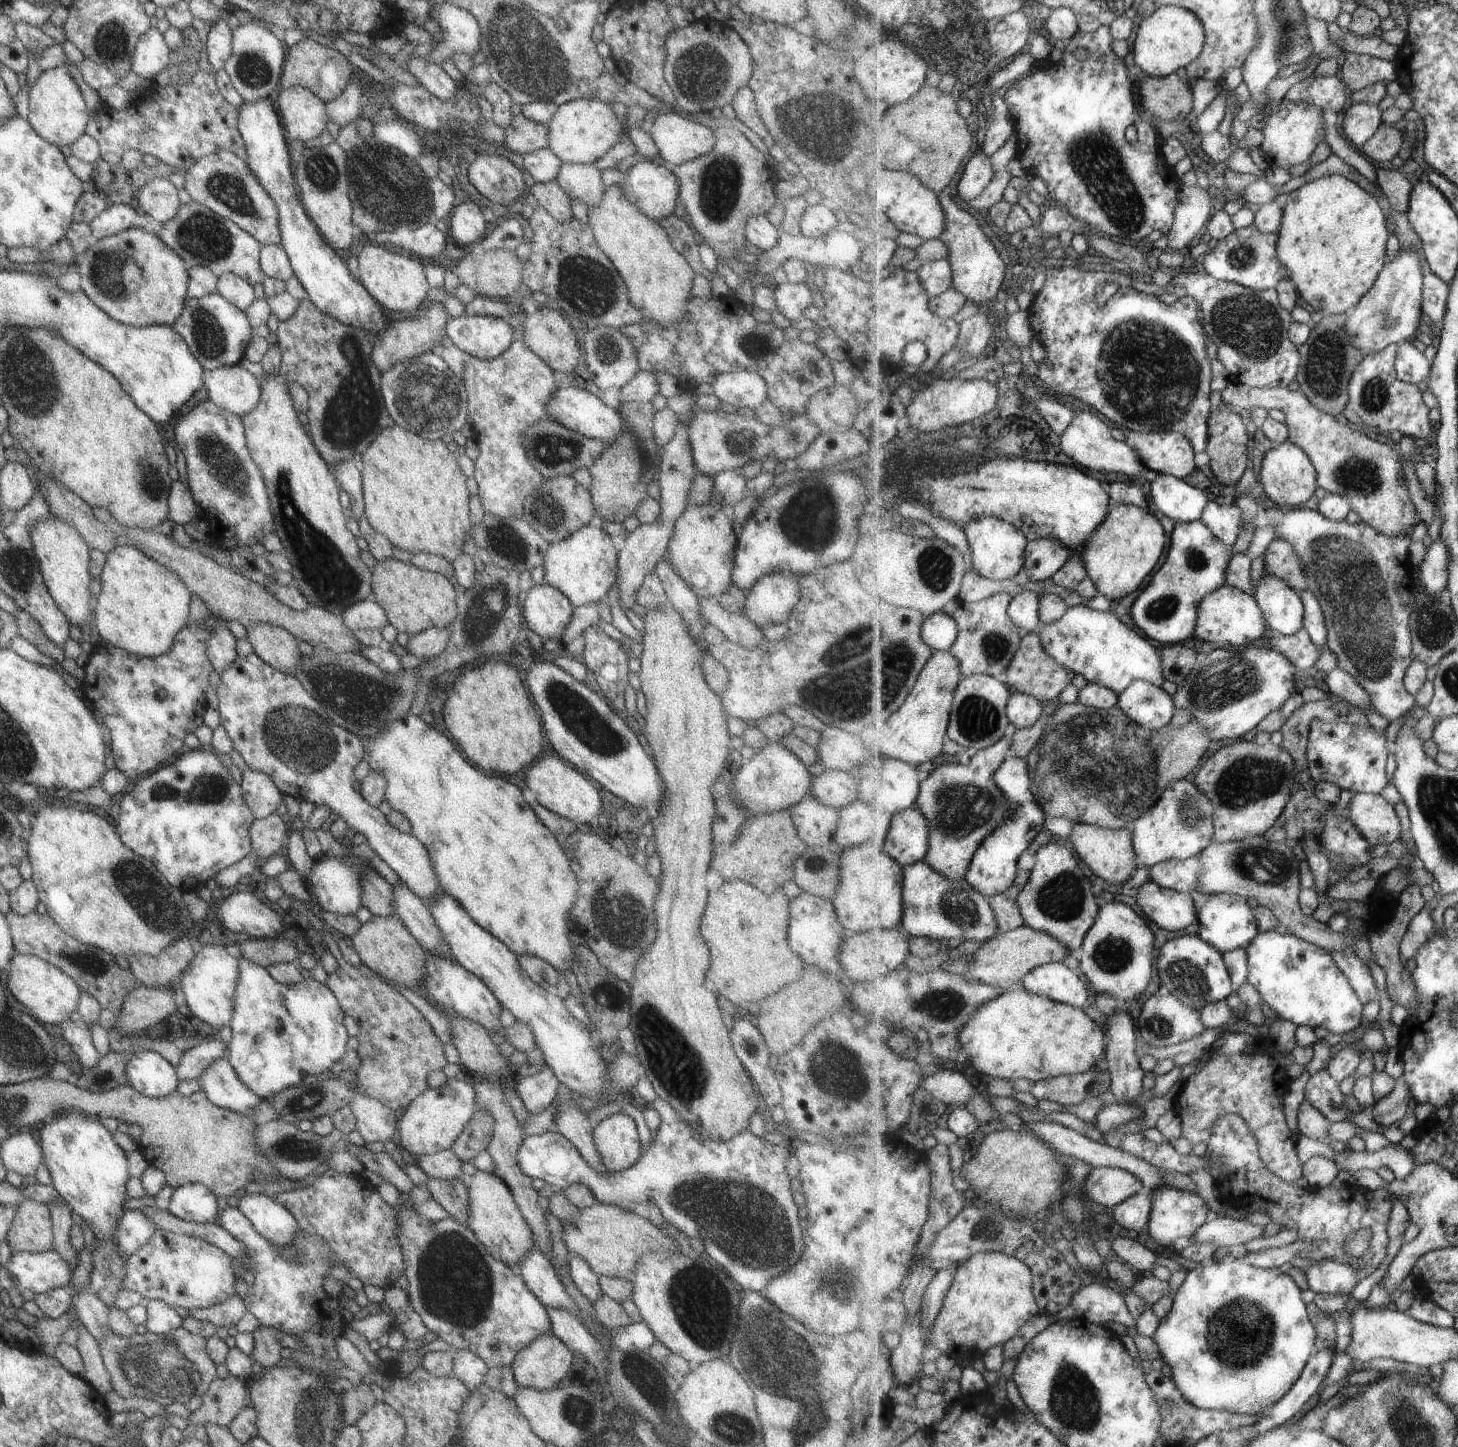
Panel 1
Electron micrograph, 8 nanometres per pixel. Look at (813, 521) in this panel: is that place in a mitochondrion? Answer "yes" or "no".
yes

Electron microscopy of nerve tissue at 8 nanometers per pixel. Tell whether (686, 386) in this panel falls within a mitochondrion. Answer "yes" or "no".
no

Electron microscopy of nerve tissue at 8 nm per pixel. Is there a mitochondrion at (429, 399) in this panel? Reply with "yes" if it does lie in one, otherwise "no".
yes

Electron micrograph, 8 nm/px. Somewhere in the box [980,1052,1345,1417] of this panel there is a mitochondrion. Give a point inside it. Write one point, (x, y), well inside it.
(1240, 1334)

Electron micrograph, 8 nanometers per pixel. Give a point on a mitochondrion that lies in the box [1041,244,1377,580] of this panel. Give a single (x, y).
(1149, 375)

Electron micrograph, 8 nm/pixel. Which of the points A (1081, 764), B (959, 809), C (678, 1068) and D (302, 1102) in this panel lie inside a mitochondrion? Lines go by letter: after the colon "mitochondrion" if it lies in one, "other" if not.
A: mitochondrion
B: mitochondrion
C: mitochondrion
D: mitochondrion

